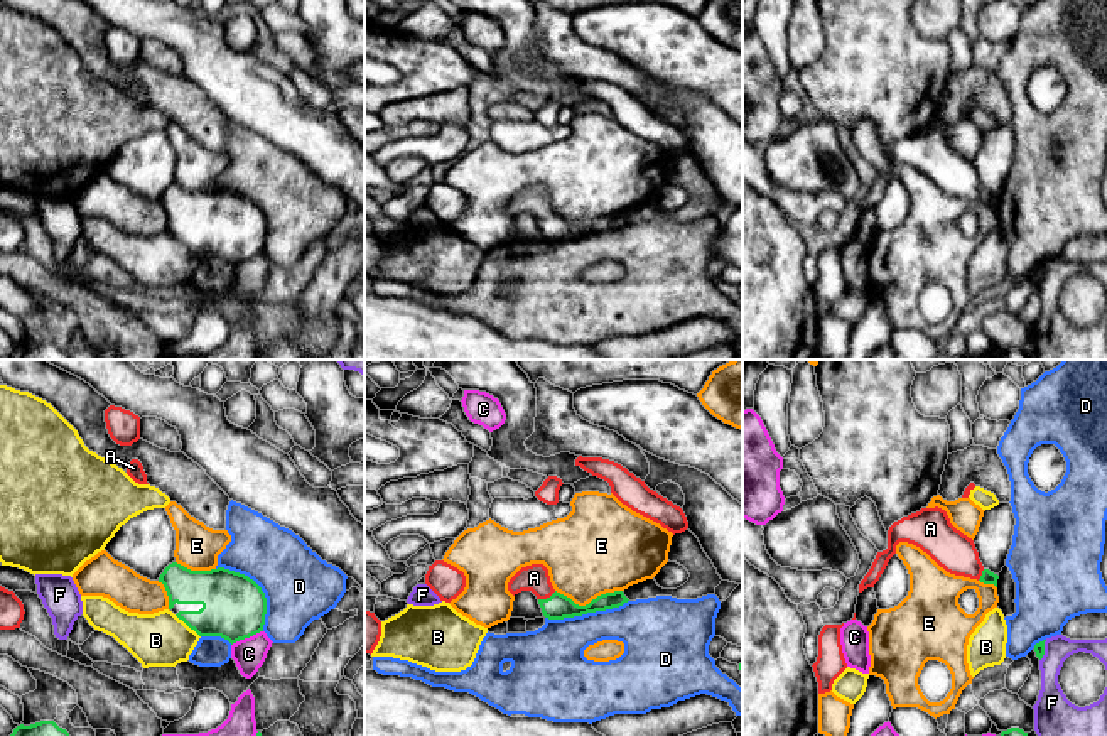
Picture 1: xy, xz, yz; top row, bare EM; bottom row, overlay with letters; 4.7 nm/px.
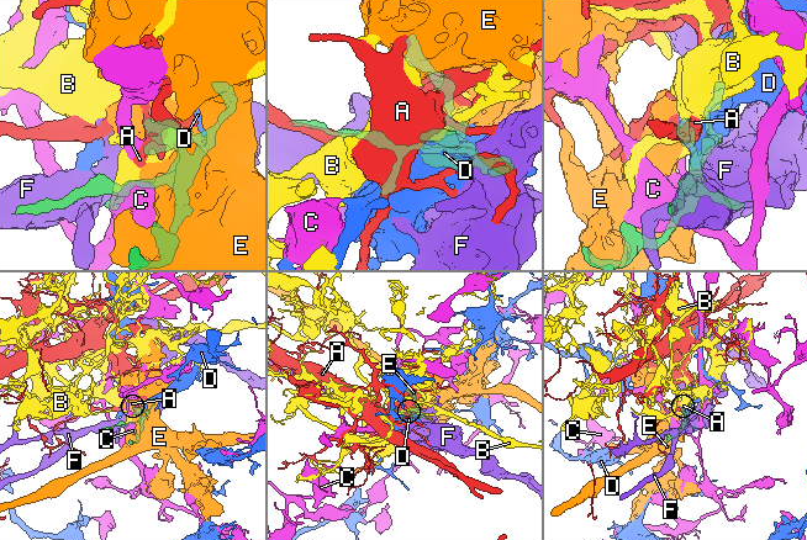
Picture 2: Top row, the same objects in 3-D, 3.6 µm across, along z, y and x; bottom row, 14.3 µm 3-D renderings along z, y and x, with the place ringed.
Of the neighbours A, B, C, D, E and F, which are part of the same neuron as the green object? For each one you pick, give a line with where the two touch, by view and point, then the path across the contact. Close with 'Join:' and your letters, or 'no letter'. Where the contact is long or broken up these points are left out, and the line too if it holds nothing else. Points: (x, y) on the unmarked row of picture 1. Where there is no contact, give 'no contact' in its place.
A: xz (547, 220) | across xz (557, 228), (547, 220), (534, 200)
Join: A

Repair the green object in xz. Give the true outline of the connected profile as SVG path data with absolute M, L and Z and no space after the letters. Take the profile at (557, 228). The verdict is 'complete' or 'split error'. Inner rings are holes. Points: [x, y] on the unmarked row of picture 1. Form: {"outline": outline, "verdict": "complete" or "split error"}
{"outline": "M543 186L521 189L508 204L508 213L515 218L521 213L532 213L542 235L548 241L564 241L582 238L587 235L619 230L629 221L623 213L606 214L592 221L586 228L575 226L570 219L557 214L550 204L548 191Z", "verdict": "split error"}

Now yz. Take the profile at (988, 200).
{"outline": "M935 128L921 130L889 149L888 170L878 174L869 194L859 206L859 214L874 209L889 181L896 176L899 164L920 169L950 196L977 201L997 209L999 198L982 187L974 162L950 145L945 132Z", "verdict": "split error"}

